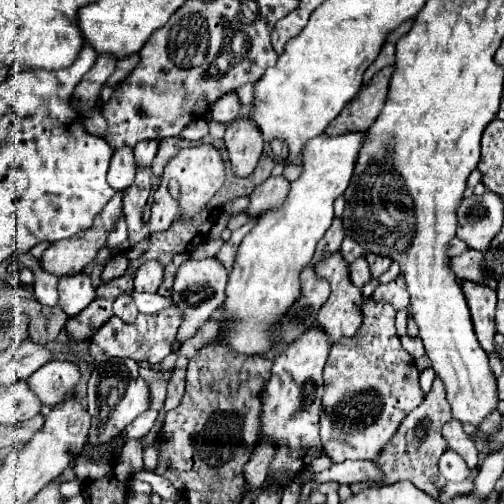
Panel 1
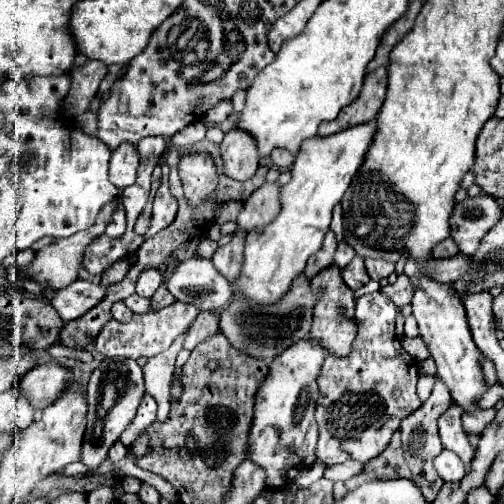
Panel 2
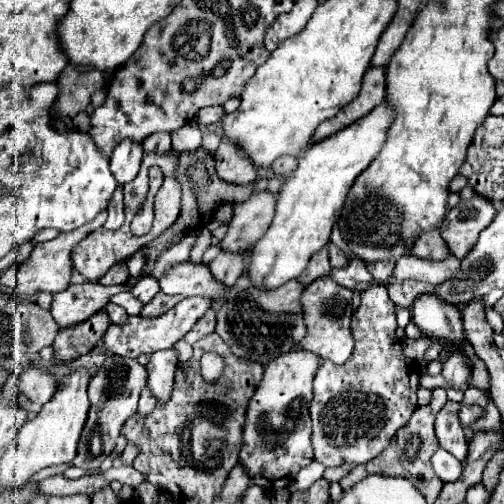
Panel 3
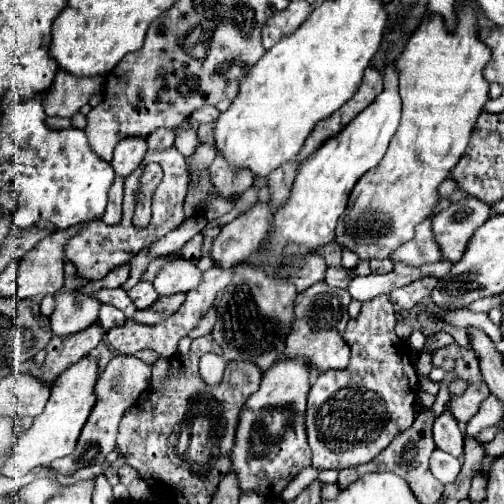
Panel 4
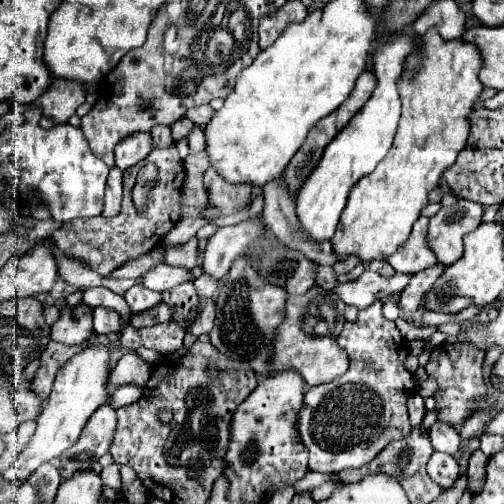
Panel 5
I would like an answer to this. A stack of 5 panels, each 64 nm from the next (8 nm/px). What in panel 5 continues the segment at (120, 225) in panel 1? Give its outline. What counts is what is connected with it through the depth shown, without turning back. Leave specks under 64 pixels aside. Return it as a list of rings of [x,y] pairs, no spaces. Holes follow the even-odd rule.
[[[118,168],[110,170],[108,176],[108,188],[106,188],[106,198],[104,198],[104,218],[114,218],[120,214],[122,206],[122,172]]]

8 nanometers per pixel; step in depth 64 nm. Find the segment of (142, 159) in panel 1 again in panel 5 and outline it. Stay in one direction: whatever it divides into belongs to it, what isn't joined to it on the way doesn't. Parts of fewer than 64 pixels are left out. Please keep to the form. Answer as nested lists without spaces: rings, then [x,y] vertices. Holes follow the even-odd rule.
[[[156,126],[152,128],[152,146],[154,148],[170,148],[174,144],[172,140],[172,132],[168,126]]]

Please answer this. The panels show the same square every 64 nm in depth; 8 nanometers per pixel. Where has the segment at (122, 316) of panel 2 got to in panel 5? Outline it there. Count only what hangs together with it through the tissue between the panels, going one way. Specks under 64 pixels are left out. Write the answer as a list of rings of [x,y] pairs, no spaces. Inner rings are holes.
[[[110,308],[94,310],[94,330],[98,334],[112,334],[112,332],[120,330],[120,326],[122,326],[122,318],[118,312],[114,312]]]

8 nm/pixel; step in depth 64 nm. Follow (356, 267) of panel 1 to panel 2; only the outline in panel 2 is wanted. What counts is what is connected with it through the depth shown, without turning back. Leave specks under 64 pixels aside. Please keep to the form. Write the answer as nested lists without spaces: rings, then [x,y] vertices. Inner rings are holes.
[[[356,256],[344,270],[342,270],[342,278],[344,278],[344,282],[350,286],[350,288],[360,288],[360,286],[364,286],[368,280],[370,280],[370,276],[368,276],[368,272],[366,272],[366,266],[364,266],[364,258],[360,258],[360,256]]]

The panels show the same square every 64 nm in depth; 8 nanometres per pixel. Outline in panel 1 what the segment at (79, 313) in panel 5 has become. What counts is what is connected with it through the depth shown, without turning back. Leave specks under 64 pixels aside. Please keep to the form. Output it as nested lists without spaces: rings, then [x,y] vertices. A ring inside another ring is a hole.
[[[78,272],[72,276],[62,276],[58,282],[58,294],[60,294],[60,308],[68,316],[76,316],[94,298],[94,288],[90,284],[90,276],[84,272]]]

